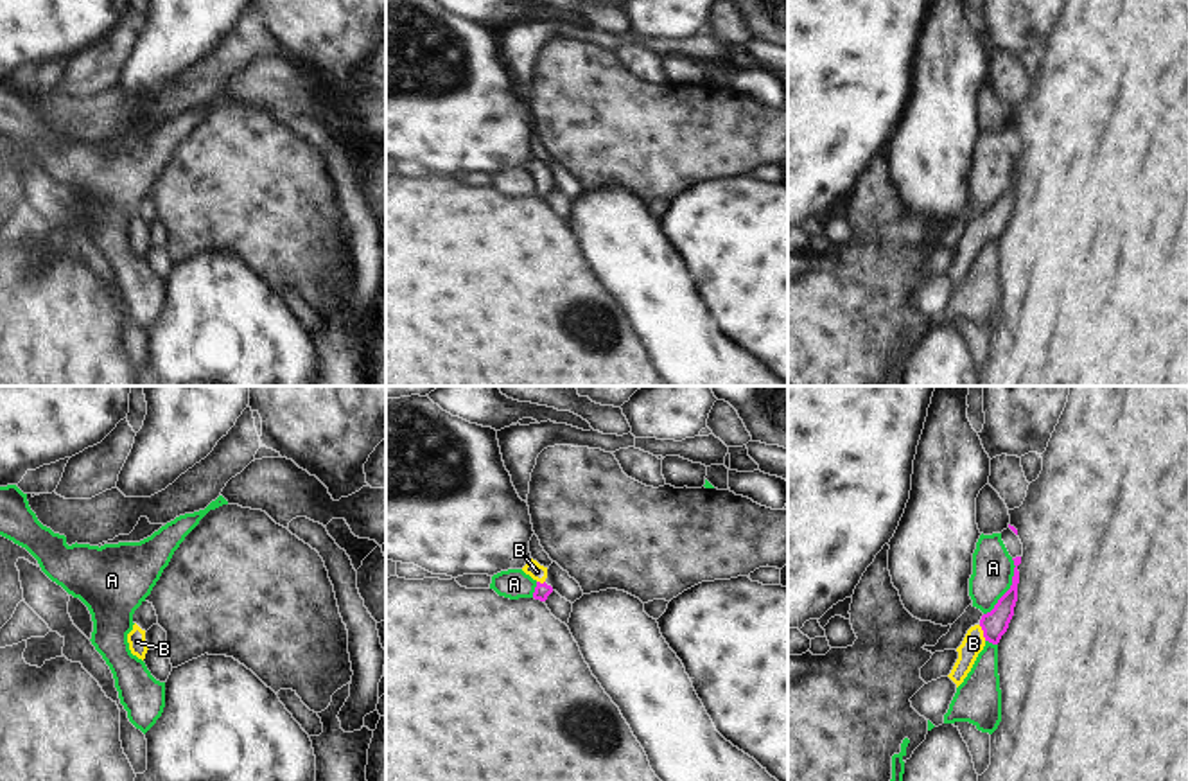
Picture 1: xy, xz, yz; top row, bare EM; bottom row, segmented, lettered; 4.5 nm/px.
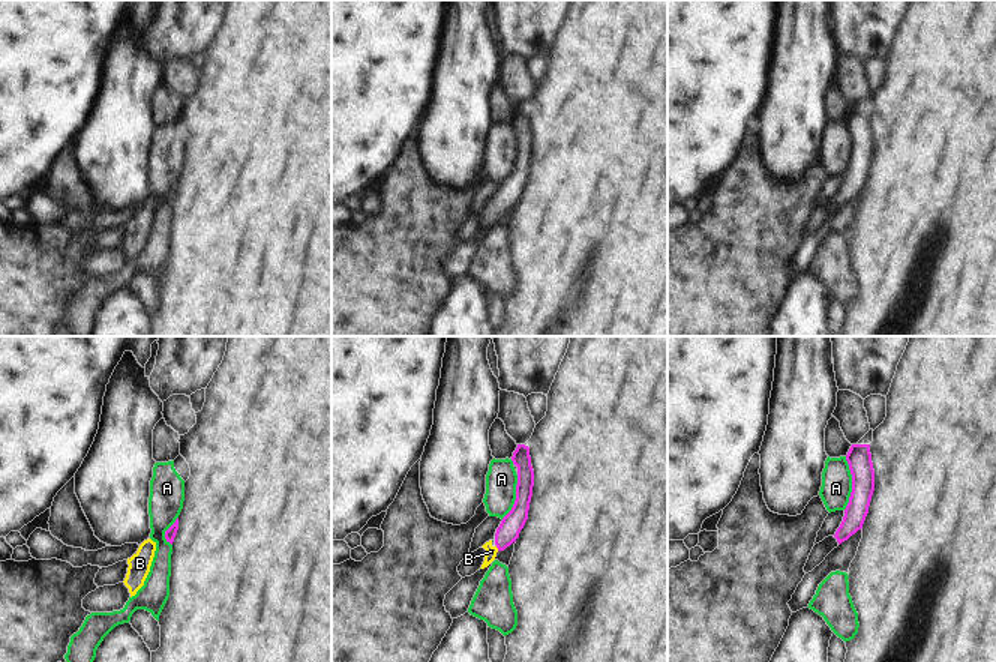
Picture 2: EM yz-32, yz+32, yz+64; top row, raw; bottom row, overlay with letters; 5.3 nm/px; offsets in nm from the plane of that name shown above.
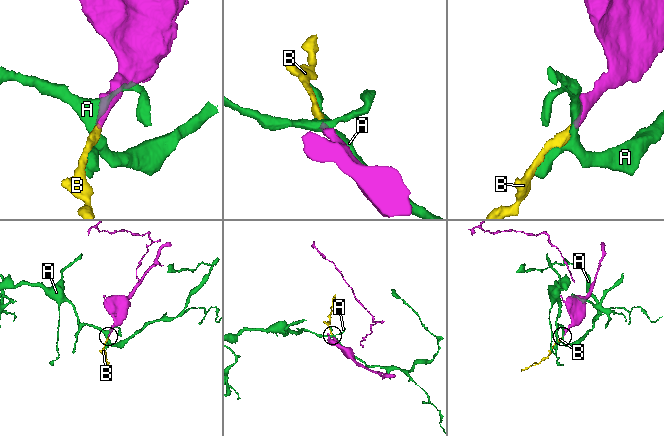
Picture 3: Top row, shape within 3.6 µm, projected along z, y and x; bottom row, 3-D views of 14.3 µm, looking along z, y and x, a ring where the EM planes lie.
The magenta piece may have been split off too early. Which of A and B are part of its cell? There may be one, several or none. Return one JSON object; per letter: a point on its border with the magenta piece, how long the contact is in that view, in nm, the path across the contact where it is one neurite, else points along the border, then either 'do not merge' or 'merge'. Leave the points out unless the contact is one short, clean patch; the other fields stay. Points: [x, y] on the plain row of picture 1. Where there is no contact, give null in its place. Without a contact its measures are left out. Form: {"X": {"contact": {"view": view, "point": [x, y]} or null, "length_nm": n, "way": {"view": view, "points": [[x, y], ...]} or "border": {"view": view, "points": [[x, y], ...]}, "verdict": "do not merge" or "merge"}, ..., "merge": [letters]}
{"A": {"contact": {"view": "yz", "point": [1011, 185]}, "length_nm": 280, "verdict": "do not merge"}, "B": {"contact": {"view": "yz", "point": [984, 230]}, "length_nm": 80, "way": {"view": "yz", "points": [[995, 221], [984, 230], [973, 241]]}, "verdict": "merge"}, "merge": ["B"]}

